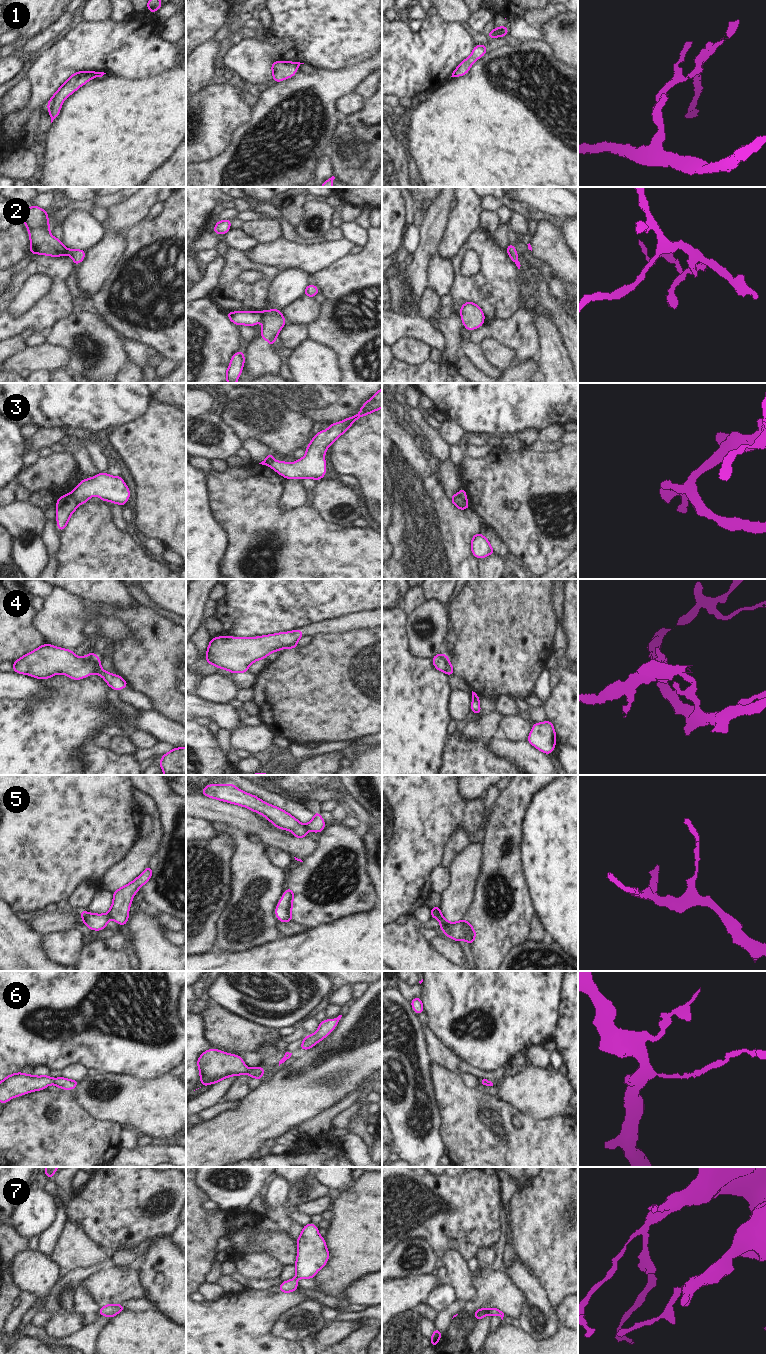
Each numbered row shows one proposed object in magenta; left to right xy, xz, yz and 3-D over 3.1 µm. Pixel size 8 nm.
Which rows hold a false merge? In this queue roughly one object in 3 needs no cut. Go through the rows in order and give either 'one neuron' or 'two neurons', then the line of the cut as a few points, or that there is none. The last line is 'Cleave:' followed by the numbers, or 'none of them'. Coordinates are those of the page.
1: two neurons; cut in xz along (291, 62), (297, 67)
2: two neurons; cut in xz along (258, 312), (262, 320)
3: two neurons; cut in xy along (72, 492), (79, 501)
4: two neurons; cut in yz along (448, 658), (444, 671)
5: two neurons; cut in yz along (439, 911), (433, 917)
6: one neuron; no cut
7: one neuron; no cut
Cleave: 1, 2, 3, 4, 5

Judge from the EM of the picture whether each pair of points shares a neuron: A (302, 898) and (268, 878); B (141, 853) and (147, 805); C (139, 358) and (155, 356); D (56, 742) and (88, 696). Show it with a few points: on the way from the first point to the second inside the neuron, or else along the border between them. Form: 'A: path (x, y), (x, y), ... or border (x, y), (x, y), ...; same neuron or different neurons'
A: border (288, 876), (286, 886); different neurons
B: path (153, 841), (157, 834), (156, 817); same neuron
C: path (143, 356), (151, 356); same neuron
D: path (57, 731), (57, 728), (77, 707); same neuron

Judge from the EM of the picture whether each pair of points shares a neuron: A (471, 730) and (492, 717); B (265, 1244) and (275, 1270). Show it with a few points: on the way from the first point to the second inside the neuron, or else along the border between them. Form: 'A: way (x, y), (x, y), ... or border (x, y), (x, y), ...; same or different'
A: way (476, 729), (487, 722); same
B: border (244, 1253), (266, 1251), (283, 1266); different

